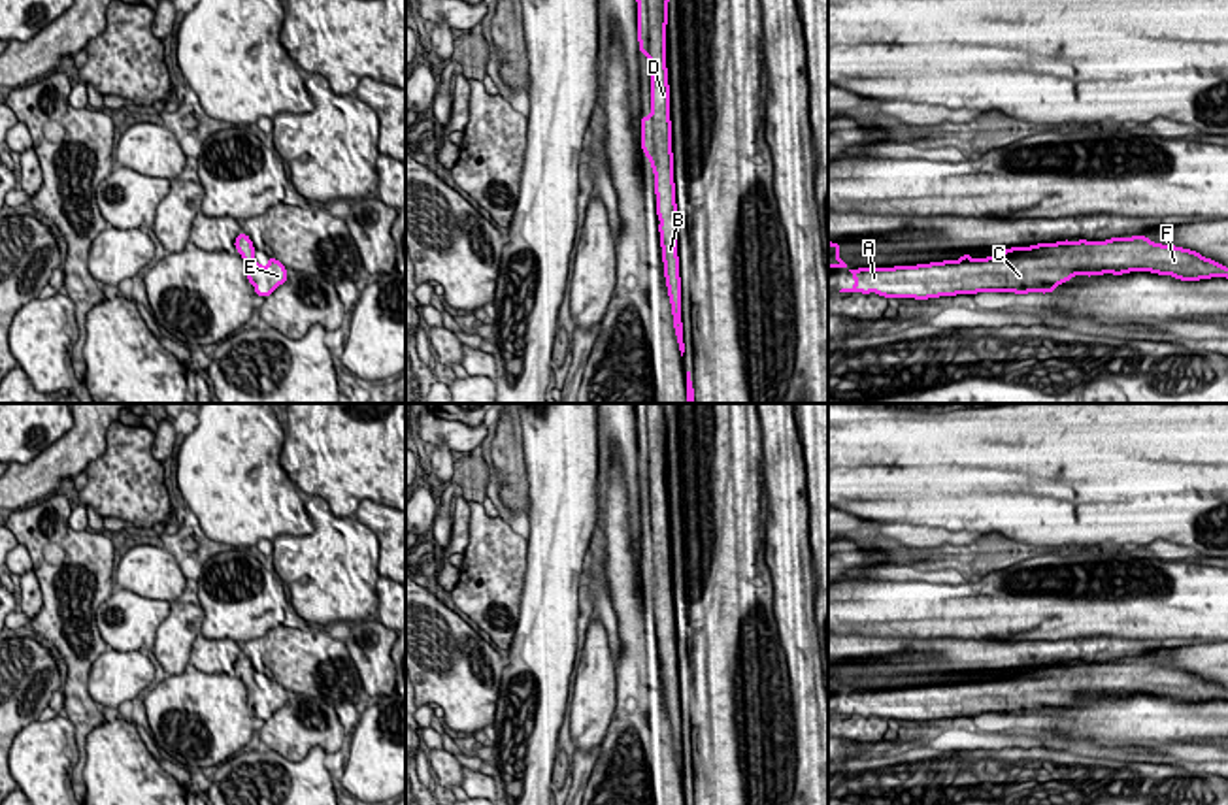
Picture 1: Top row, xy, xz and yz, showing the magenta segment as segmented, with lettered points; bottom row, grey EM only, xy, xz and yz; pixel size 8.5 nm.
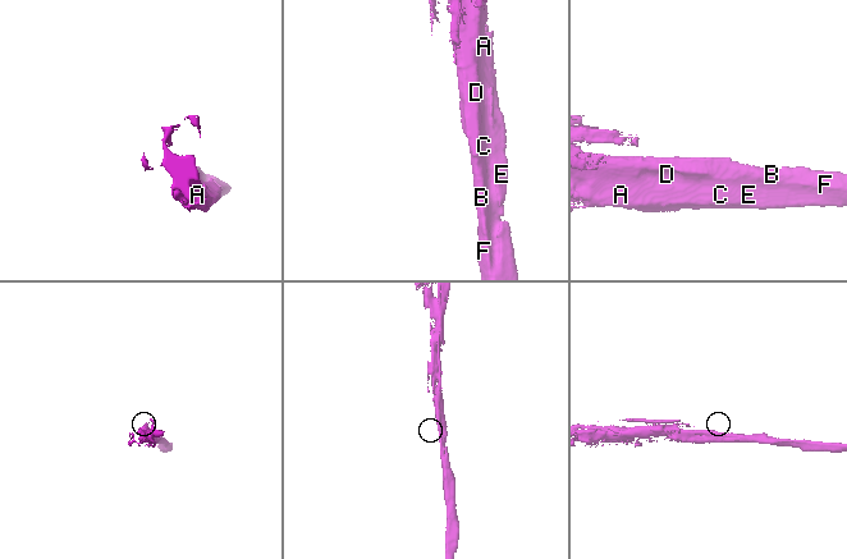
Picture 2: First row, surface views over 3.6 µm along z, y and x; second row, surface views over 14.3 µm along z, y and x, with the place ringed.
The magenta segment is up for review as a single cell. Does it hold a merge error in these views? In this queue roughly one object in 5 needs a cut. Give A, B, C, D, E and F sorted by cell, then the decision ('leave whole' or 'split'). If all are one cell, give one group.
groups A B C D E F; leave whole

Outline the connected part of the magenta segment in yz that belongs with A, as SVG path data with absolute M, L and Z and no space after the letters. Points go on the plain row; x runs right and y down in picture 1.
M1145 658L1105 664L1056 664L1011 669L987 681L964 675L958 682L917 688L851 692L838 679L841 667L828 664L828 690L845 690L855 709L839 715L875 715L885 720L928 722L977 715L1054 715L1075 698L1122 698L1151 694L1181 703L1226 699L1228 690L1196 673L1154 665Z

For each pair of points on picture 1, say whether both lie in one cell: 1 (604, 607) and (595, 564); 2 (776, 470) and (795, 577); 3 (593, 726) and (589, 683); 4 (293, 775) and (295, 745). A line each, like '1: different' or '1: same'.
1: same
2: same
3: same
4: different

